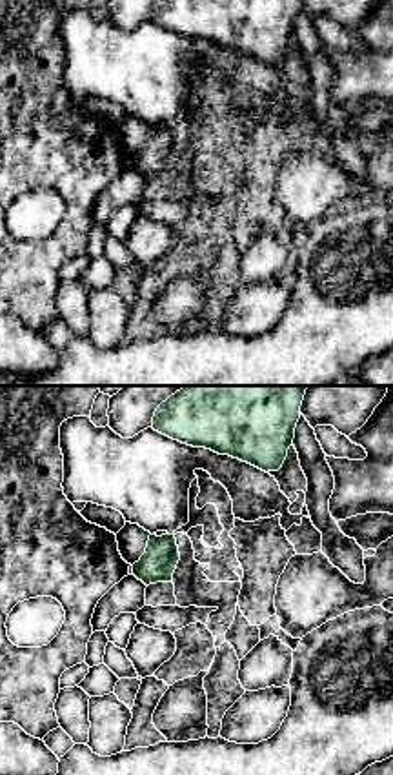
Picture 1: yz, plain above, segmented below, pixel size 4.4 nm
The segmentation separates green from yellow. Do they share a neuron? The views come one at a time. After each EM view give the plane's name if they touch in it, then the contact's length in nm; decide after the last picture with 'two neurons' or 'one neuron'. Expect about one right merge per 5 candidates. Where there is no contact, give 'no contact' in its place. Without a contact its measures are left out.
meets green in yz; contact 40 nm long

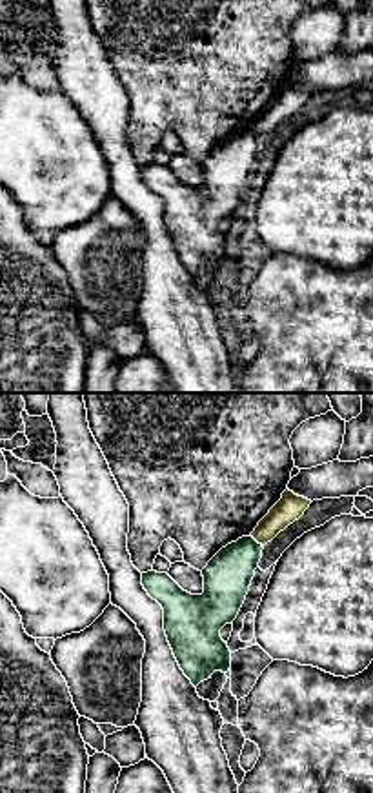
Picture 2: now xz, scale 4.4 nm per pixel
meets green in xz; contact 70 nm long

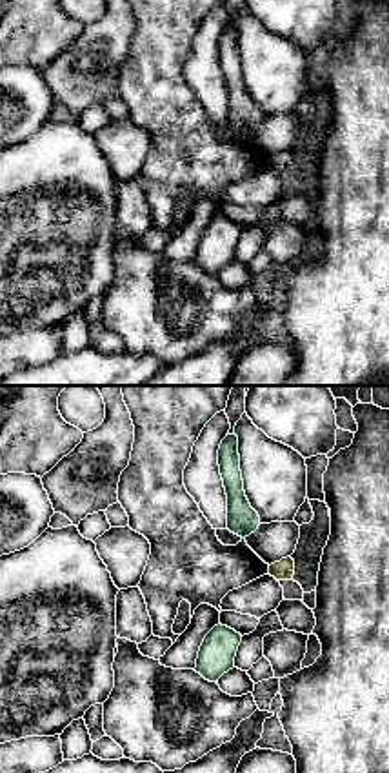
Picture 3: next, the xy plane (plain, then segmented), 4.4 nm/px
no contact

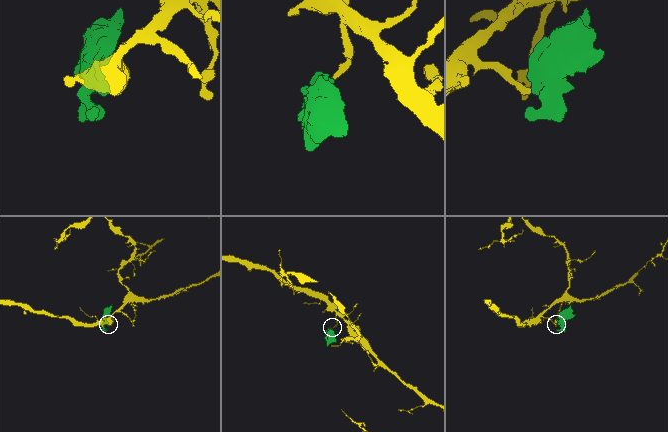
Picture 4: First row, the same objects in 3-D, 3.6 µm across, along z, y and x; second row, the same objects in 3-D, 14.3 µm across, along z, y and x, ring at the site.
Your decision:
two neurons

